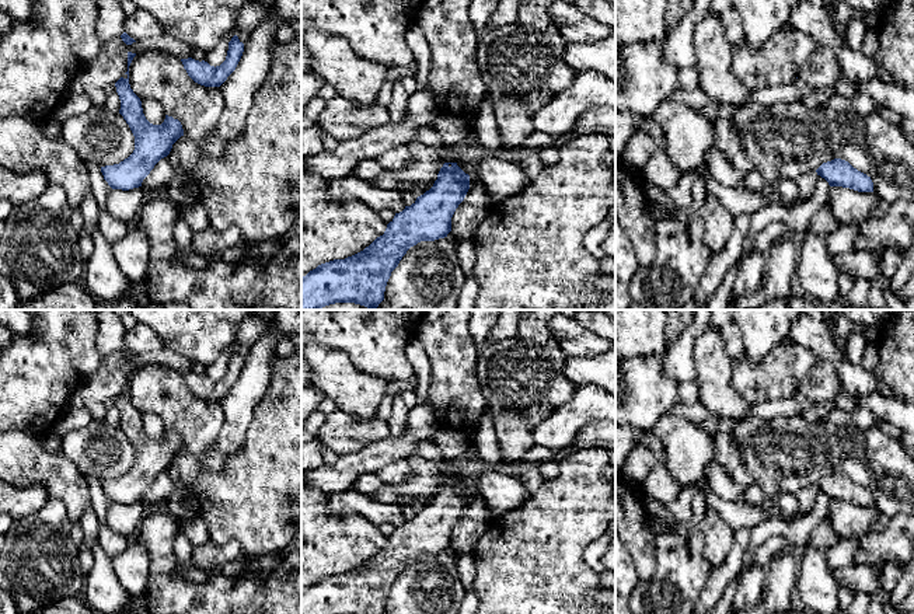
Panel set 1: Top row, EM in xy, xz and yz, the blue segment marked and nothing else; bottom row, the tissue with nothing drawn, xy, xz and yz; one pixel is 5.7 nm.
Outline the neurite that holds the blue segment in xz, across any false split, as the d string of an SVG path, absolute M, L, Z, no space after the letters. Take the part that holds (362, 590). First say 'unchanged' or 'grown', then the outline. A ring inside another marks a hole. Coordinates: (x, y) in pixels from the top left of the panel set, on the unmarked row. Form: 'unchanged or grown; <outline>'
unchanged; M444 477L437 488L433 500L423 509L418 510L411 520L400 527L387 538L383 550L377 551L363 565L345 573L334 573L318 579L301 592L301 614L384 614L384 606L391 586L398 580L407 565L421 555L435 555L447 551L451 545L451 531L464 514L470 503L470 489L465 488L457 477Z

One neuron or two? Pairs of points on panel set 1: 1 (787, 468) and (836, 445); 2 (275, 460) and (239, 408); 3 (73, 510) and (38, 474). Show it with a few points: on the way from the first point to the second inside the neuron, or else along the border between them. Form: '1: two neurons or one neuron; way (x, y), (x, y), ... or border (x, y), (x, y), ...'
1: one neuron; way (799, 456), (803, 452), (823, 449)
2: two neurons; border (265, 394), (254, 410), (243, 445), (234, 453)
3: one neuron; way (72, 499), (49, 477)

